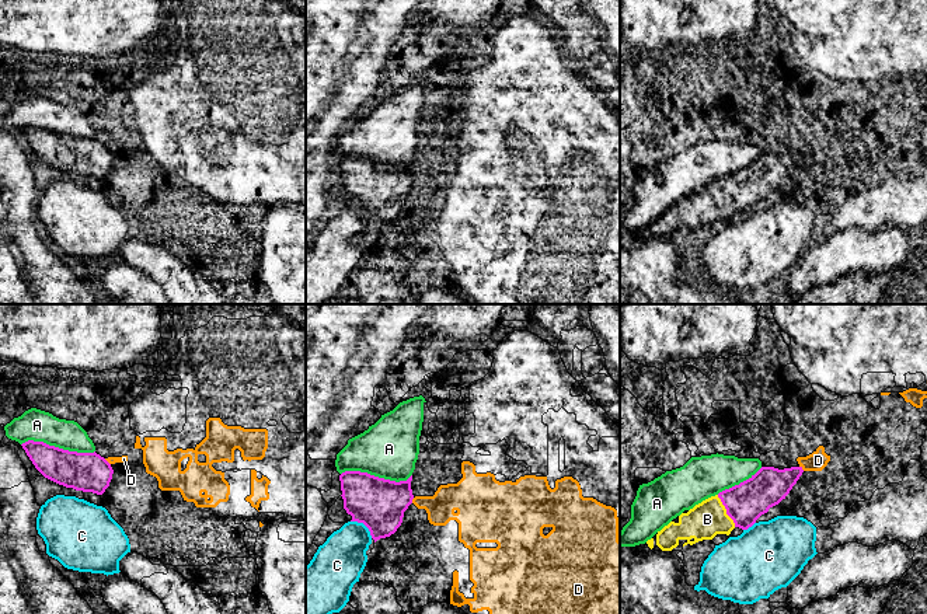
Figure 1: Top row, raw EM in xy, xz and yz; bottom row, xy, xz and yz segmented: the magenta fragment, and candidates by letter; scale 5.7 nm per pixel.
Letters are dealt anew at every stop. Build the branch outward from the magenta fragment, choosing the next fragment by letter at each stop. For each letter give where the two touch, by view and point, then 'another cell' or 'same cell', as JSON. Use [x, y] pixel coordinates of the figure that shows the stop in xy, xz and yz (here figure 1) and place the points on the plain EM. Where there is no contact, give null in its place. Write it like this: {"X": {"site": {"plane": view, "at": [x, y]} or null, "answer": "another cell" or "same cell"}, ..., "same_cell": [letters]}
{"A": {"site": {"plane": "xy", "at": [58, 133]}, "answer": "another cell"}, "B": {"site": {"plane": "yz", "at": [727, 196]}, "answer": "same cell"}, "C": {"site": {"plane": "xz", "at": [363, 209]}, "answer": "another cell"}, "D": {"site": {"plane": "xy", "at": [107, 147]}, "answer": "another cell"}, "same_cell": ["B"]}

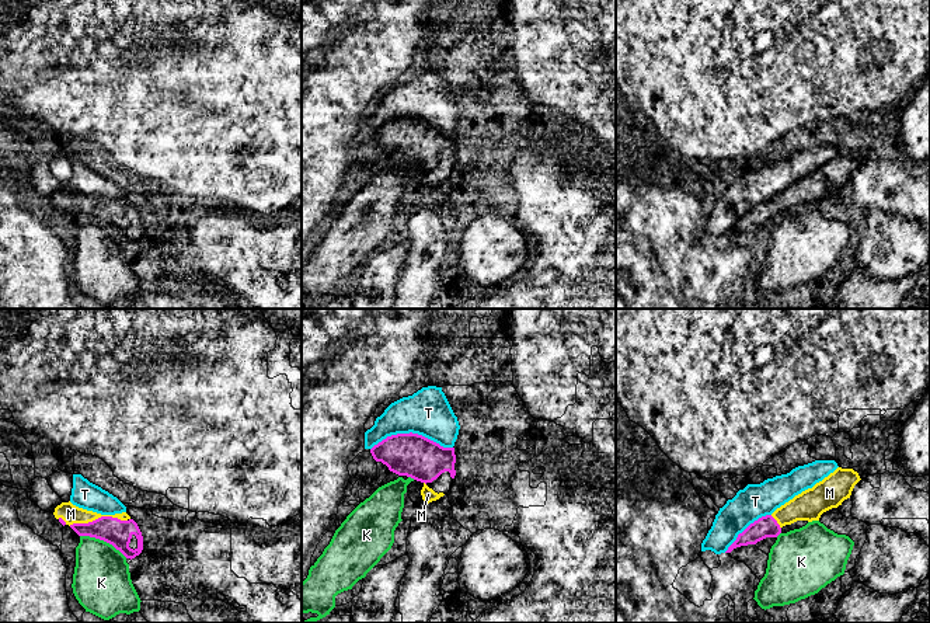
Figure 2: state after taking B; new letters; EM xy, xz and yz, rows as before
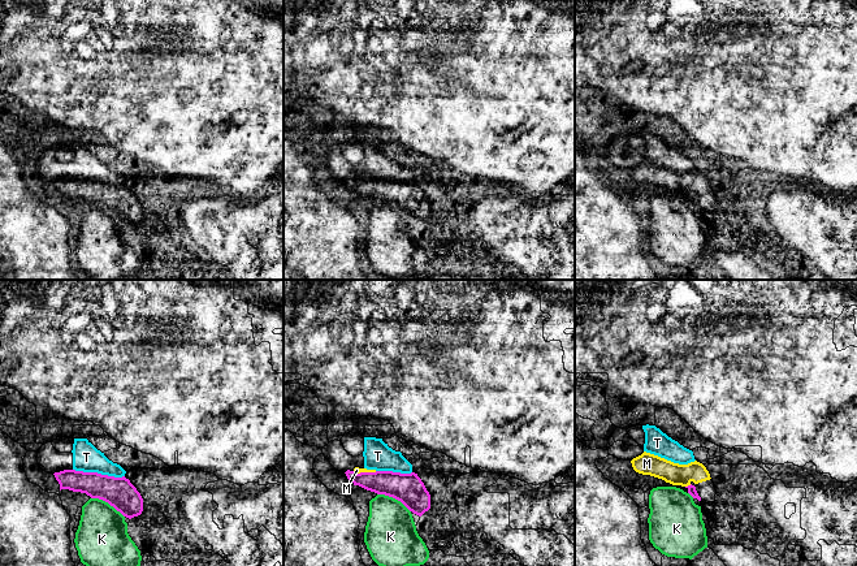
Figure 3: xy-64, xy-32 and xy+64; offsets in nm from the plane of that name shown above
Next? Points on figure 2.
{"K": {"site": {"plane": "xy", "at": [104, 226]}, "answer": "another cell"}, "M": {"site": {"plane": "xy", "at": [98, 204]}, "answer": "same cell"}, "T": {"site": {"plane": "xz", "at": [411, 118]}, "answer": "another cell"}, "same_cell": ["M"]}

